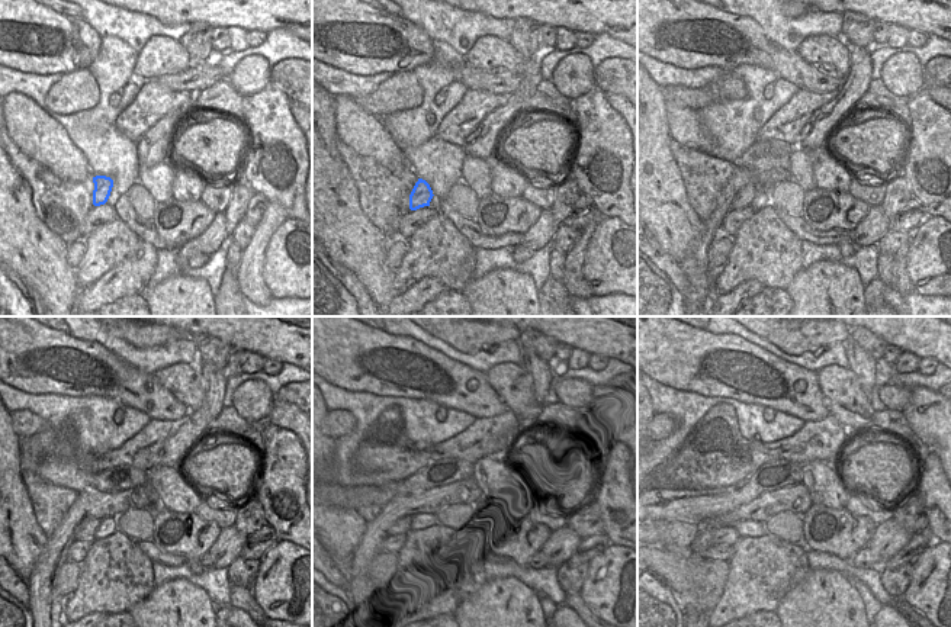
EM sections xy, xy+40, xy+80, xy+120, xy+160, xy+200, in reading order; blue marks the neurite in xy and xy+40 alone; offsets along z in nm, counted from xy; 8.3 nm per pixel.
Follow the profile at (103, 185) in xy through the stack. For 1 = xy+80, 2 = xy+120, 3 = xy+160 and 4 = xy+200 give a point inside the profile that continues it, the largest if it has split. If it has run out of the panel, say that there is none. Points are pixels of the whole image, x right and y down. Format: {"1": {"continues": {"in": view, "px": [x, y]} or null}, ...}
{"1": {"continues": {"in": "xy+80", "px": [745, 195]}}, "2": {"continues": {"in": "xy+120", "px": [84, 530]}}, "3": {"continues": {"in": "xy+160", "px": [402, 527]}}, "4": {"continues": {"in": "xy+200", "px": [726, 534]}}}

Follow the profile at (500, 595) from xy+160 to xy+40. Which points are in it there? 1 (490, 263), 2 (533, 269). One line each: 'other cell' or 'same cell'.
1: other cell
2: other cell

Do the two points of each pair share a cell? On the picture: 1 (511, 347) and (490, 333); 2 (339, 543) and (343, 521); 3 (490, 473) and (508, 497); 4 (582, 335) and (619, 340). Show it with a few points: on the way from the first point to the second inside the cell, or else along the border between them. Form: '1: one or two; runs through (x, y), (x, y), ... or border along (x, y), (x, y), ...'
1: two; border along (517, 340), (504, 340), (488, 350), (472, 353)
2: one; runs through (340, 537), (343, 527)
3: one; runs through (494, 479), (503, 491)
4: one; runs through (591, 335), (610, 335)

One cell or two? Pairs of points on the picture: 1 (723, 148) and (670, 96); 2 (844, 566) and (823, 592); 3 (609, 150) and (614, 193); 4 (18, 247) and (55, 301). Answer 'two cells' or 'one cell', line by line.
1: two cells
2: two cells
3: one cell
4: one cell

